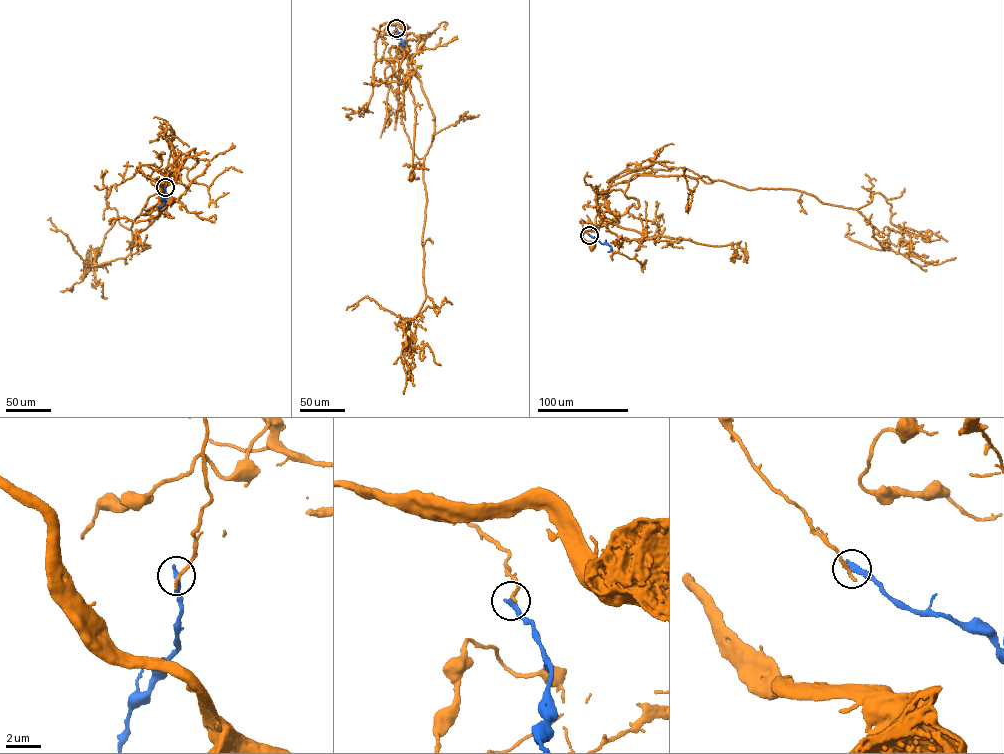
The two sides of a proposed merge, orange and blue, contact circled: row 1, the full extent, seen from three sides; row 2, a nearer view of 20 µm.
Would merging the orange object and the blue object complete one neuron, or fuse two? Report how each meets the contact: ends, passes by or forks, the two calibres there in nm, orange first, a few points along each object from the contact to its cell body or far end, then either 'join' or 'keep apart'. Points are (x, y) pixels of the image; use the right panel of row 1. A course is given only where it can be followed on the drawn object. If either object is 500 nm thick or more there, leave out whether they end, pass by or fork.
orange ends; blue ends; calibres 240 and 340 nm; course orange (589, 235), (581, 220), (595, 225), (599, 211), (613, 213), (618, 223), (600, 226), (581, 235), (592, 247); course blue (589, 235), (609, 245), (611, 250), (608, 251); keep apart

